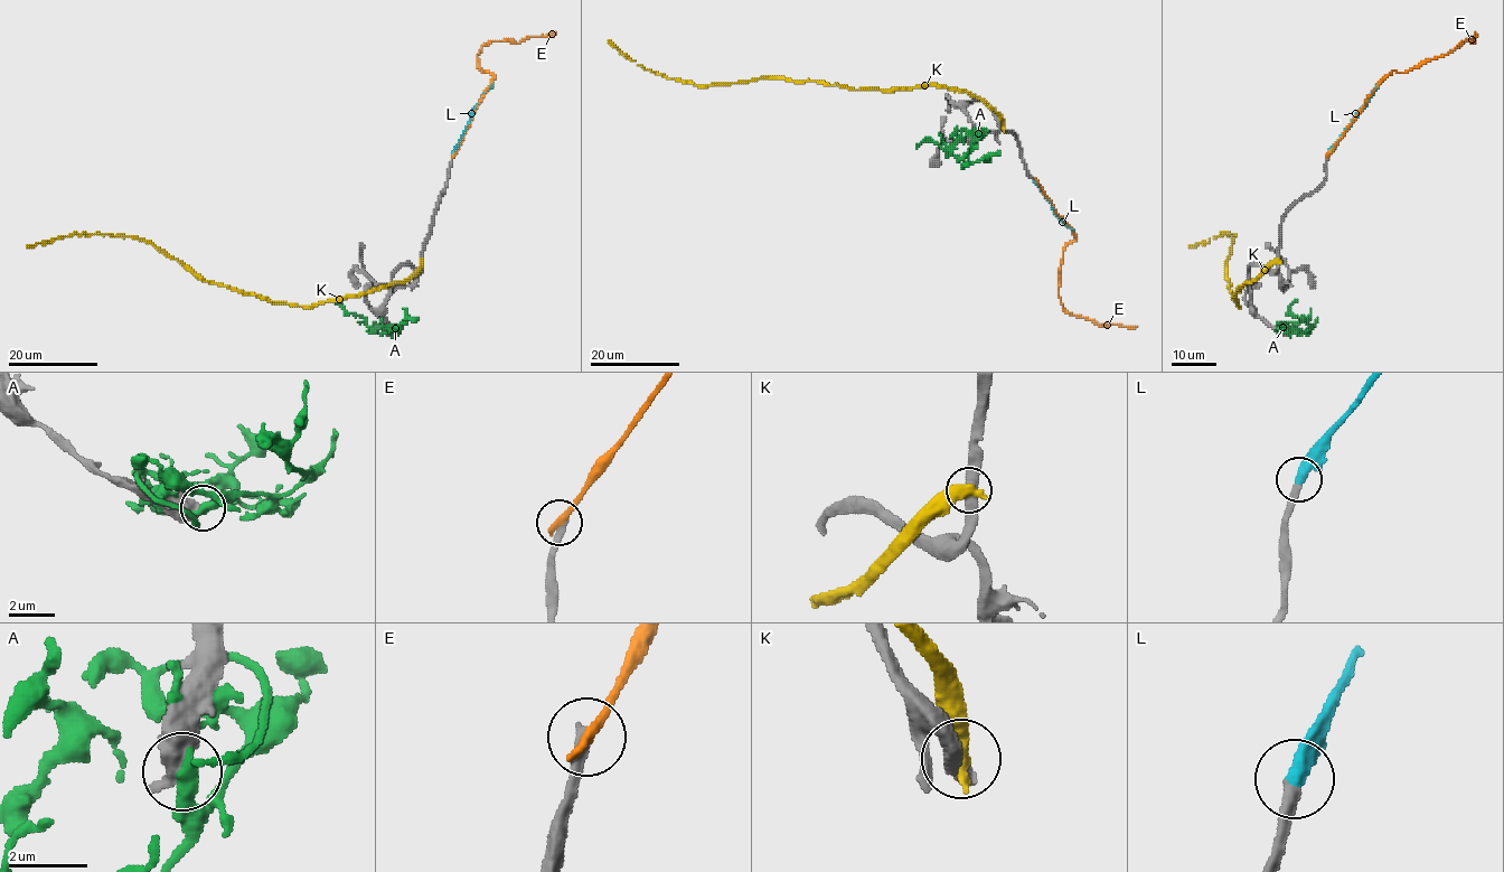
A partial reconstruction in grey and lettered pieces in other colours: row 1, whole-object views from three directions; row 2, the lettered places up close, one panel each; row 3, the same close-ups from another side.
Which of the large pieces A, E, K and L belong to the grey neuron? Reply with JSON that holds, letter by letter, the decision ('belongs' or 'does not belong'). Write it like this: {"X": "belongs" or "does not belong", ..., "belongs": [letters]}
{"A": "does not belong", "E": "does not belong", "K": "does not belong", "L": "belongs", "belongs": ["L"]}

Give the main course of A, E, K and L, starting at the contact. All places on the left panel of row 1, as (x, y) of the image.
A: (389, 333), (370, 333), (365, 319), (346, 311), (335, 299)
E: (453, 155), (473, 109), (494, 77), (478, 67), (480, 48), (495, 40), (517, 43), (555, 33)
K: (422, 261), (411, 278), (385, 289), (312, 306), (271, 303), (203, 281), (137, 237), (74, 232), (26, 247)
L: (453, 152), (472, 109), (492, 84)

